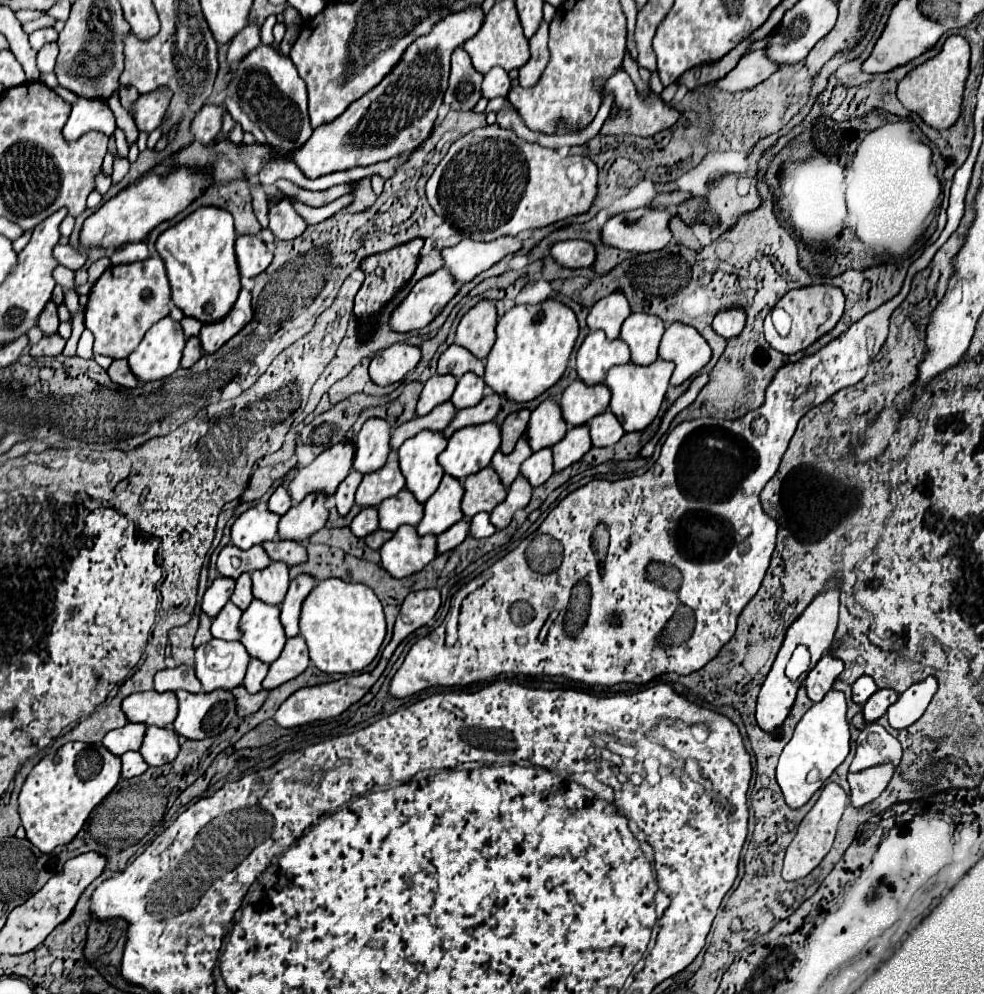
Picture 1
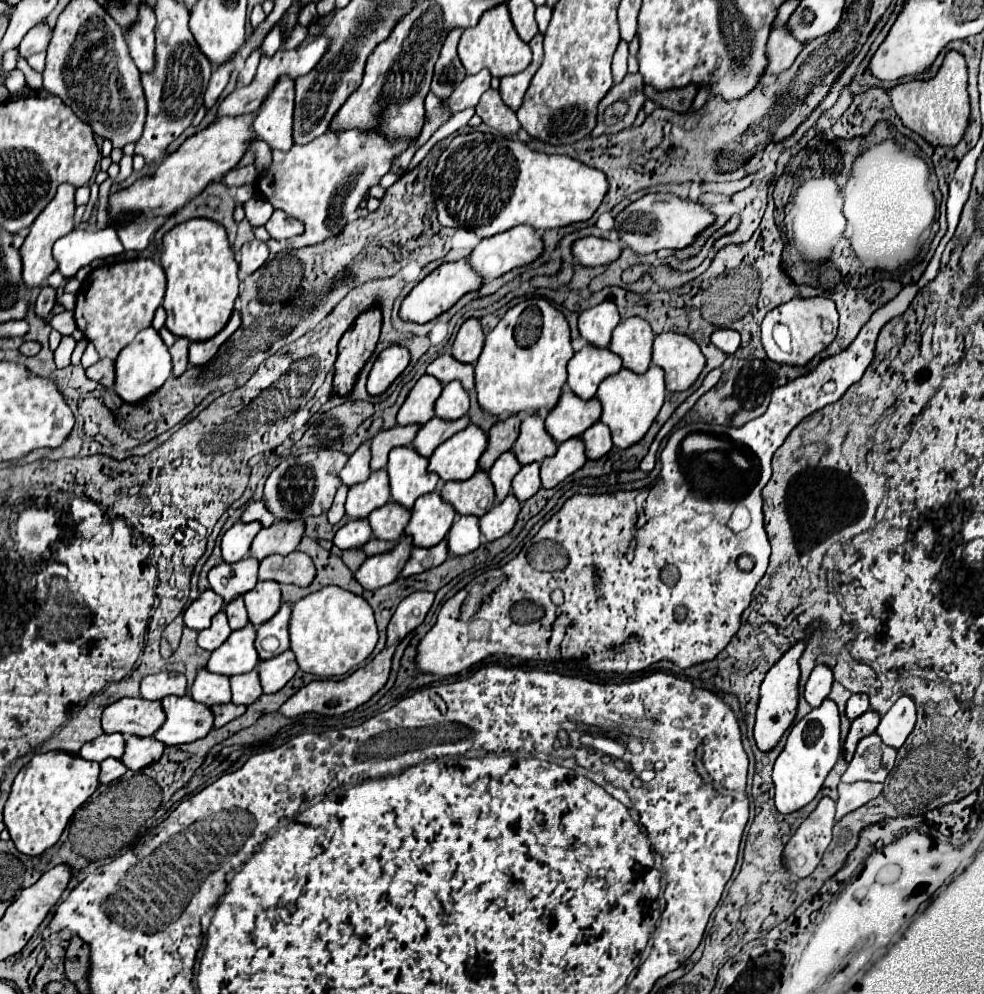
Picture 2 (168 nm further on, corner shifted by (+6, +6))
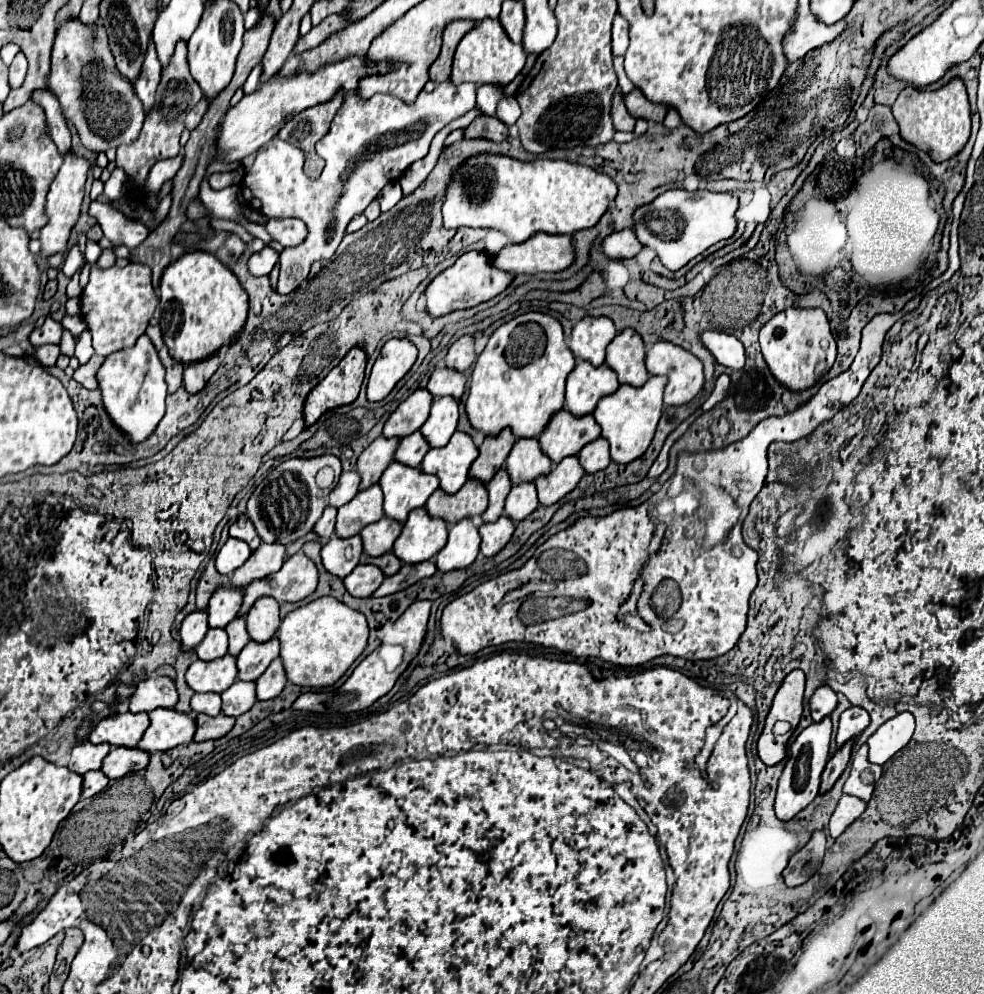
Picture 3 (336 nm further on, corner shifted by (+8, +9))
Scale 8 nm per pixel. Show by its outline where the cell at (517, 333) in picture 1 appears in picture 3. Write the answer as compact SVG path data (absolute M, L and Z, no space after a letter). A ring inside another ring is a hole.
M537 311L517 315L509 323L501 325L489 337L487 347L483 349L473 367L469 381L469 397L465 401L465 413L471 427L483 431L487 437L495 437L507 427L517 439L537 439L539 433L543 433L543 429L551 421L551 417L563 409L565 381L573 367L575 367L575 357L571 349L565 345L561 323L555 317Z

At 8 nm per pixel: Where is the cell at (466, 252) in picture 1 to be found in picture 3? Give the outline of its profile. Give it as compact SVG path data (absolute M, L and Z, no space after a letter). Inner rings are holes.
M537 233L531 239L503 247L495 257L493 265L511 273L559 273L573 265L575 247L569 235L547 235Z

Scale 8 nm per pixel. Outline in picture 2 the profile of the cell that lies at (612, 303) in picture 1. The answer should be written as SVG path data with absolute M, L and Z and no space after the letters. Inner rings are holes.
M605 300L579 314L579 332L589 344L605 348L609 346L611 332L619 324L619 320L621 316L617 312L617 304Z

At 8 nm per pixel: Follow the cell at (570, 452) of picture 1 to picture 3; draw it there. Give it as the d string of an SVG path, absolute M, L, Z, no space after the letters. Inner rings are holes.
M565 457L559 465L555 465L551 469L551 473L547 477L539 477L535 481L539 505L547 507L547 505L561 501L567 493L571 493L577 487L583 473L585 471L579 465L577 457Z

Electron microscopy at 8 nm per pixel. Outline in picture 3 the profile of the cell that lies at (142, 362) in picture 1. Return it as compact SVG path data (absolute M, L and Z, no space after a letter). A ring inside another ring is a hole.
M141 335L139 341L129 347L121 349L119 353L107 355L103 365L97 371L97 383L101 389L103 407L115 423L115 427L127 437L131 445L143 443L159 425L165 415L165 367L147 335Z

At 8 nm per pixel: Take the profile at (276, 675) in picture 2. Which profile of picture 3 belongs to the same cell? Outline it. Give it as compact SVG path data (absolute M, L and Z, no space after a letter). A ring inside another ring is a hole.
M275 659L263 673L263 677L259 677L255 681L257 685L257 701L269 701L275 699L283 687L285 687L287 679L285 679L285 671L283 671L283 663L281 659Z

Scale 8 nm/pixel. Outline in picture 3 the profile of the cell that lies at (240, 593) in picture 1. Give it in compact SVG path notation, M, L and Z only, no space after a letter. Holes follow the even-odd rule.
M235 617L229 625L227 625L227 635L229 635L229 653L233 657L237 657L241 653L241 649L249 643L249 635L245 629L245 619L243 617Z

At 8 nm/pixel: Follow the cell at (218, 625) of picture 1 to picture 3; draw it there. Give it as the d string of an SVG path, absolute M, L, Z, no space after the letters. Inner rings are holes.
M209 629L207 637L195 649L201 661L215 661L227 655L227 633L225 629Z

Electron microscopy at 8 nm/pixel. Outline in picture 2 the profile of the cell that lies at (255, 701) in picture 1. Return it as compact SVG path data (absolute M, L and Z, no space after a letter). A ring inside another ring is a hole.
M229 702L229 704L215 704L211 710L215 714L215 728L219 728L219 726L225 726L227 722L235 720L237 716L241 716L247 708L241 708L241 704Z

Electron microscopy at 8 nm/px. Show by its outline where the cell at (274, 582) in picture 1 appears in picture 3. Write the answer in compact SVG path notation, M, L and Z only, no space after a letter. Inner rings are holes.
M271 597L259 599L245 617L245 623L247 623L247 633L255 643L267 643L271 637L275 637L281 625L279 603Z

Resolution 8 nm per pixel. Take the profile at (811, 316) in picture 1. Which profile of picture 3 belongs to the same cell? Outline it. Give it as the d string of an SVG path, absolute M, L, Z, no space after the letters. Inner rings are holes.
M791 307L777 313L761 329L759 345L775 381L779 381L779 385L791 391L811 389L833 367L835 357L837 357L835 339L833 339L833 333L829 329L829 321L823 309Z

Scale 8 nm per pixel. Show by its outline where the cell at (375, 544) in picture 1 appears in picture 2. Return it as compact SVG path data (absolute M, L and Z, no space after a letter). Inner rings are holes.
M369 540L365 542L363 550L367 556L373 556L373 554L379 554L379 552L385 552L385 550L391 550L395 546L395 542L383 542L383 540Z

